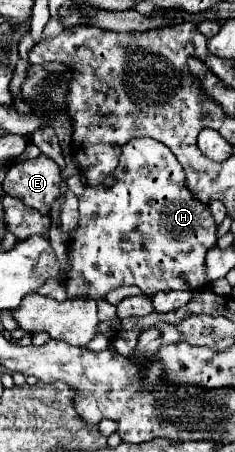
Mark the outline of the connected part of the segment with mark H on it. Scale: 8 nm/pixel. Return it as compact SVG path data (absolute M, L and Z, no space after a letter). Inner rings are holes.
M131 139L123 145L119 167L95 187L85 187L79 197L79 225L71 235L67 255L71 269L65 277L69 297L89 297L89 287L103 291L103 297L123 285L137 285L147 297L163 291L197 291L207 285L205 255L217 245L217 225L209 205L203 205L185 183L181 163L169 147L155 139Z

